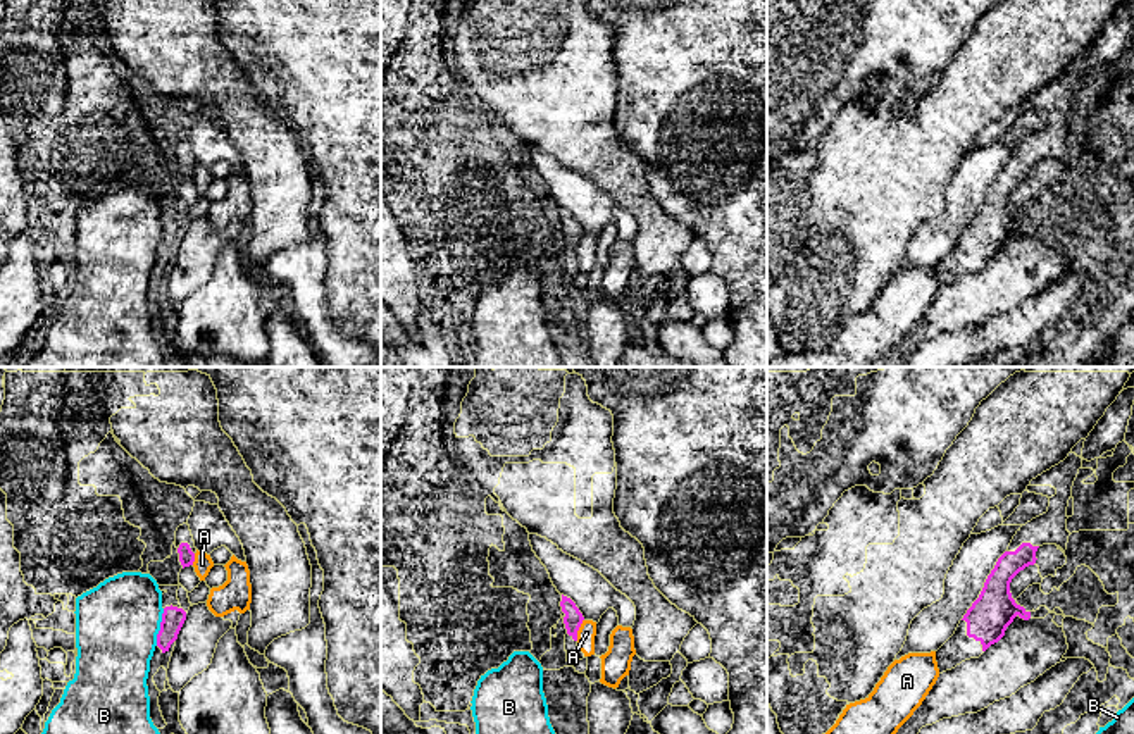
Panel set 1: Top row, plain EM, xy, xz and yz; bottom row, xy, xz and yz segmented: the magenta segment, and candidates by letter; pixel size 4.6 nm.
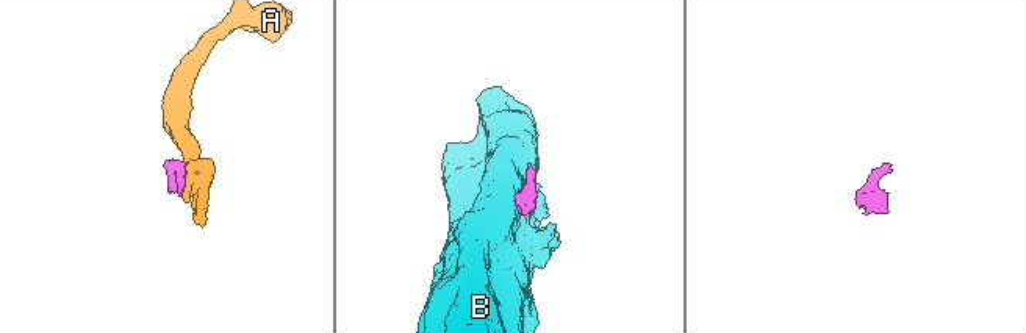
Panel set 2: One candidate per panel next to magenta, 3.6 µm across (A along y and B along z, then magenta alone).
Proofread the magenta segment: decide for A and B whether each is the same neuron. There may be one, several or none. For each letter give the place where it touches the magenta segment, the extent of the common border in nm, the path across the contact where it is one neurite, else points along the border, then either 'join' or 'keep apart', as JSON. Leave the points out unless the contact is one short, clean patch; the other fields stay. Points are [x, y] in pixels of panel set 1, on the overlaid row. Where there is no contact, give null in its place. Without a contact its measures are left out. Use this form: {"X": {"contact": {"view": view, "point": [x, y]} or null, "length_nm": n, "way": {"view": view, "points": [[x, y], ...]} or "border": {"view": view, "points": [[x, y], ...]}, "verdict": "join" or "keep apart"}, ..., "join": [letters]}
{"A": {"contact": {"view": "xz", "point": [578, 629]}, "length_nm": 110, "border": {"view": "xz", "points": [[583, 619], [576, 640]]}, "verdict": "keep apart"}, "B": {"contact": {"view": "xy", "point": [161, 628]}, "length_nm": 180, "border": {"view": "xy", "points": [[164, 609], [155, 645]]}, "verdict": "keep apart"}, "join": []}

